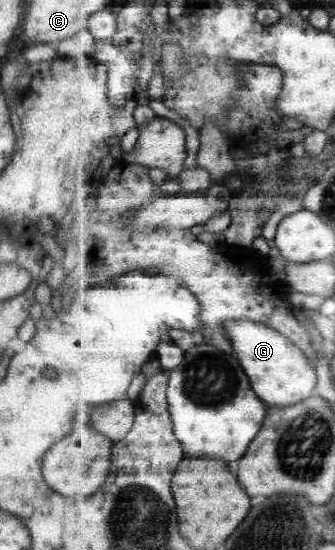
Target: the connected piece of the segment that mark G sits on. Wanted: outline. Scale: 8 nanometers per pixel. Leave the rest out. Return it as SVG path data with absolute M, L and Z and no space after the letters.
M246 318L240 321L230 320L223 327L226 327L227 336L231 338L232 351L243 365L244 372L248 374L253 390L267 407L296 405L312 397L318 385L318 375L314 364L300 346L292 343L276 329Z

